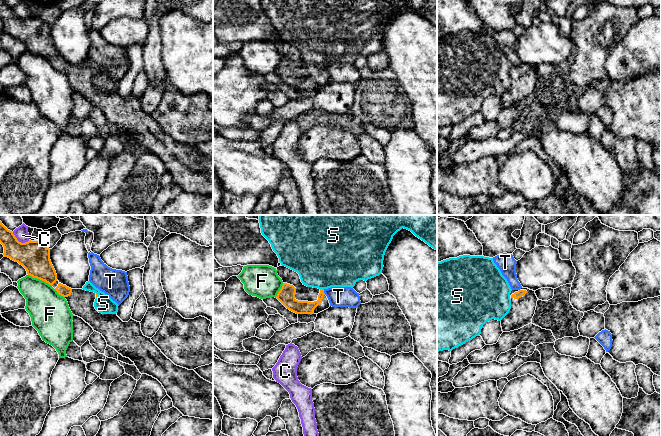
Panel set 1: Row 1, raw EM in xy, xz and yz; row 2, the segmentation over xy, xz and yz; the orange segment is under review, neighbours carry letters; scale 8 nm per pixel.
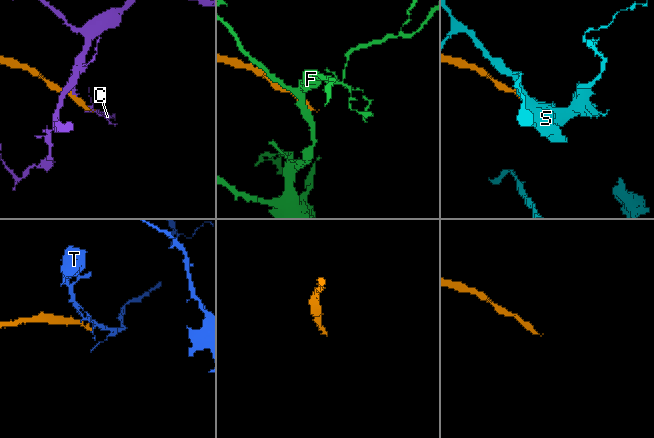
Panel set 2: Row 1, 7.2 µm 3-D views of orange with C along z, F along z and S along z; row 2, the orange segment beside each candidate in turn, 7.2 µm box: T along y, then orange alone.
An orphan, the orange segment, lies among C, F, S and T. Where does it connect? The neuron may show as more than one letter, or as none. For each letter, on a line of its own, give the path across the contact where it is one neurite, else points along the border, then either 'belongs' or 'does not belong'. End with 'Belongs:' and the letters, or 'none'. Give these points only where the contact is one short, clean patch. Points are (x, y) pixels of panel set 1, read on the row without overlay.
C: along xy (12, 8), (21, 18), (29, 16) | does not belong
F: does not belong
S: along xz (320, 64), (323, 66) | does not belong
T: along xz (323, 66), (325, 70) | does not belong
Belongs: none

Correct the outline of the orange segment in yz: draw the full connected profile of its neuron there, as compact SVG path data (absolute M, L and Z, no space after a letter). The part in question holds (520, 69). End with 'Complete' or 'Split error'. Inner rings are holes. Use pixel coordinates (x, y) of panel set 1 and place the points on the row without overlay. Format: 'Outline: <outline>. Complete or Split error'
Outline: M528 64L512 66L510 69L511 85L501 96L503 108L518 106L532 98L538 74L535 67Z. Split error

